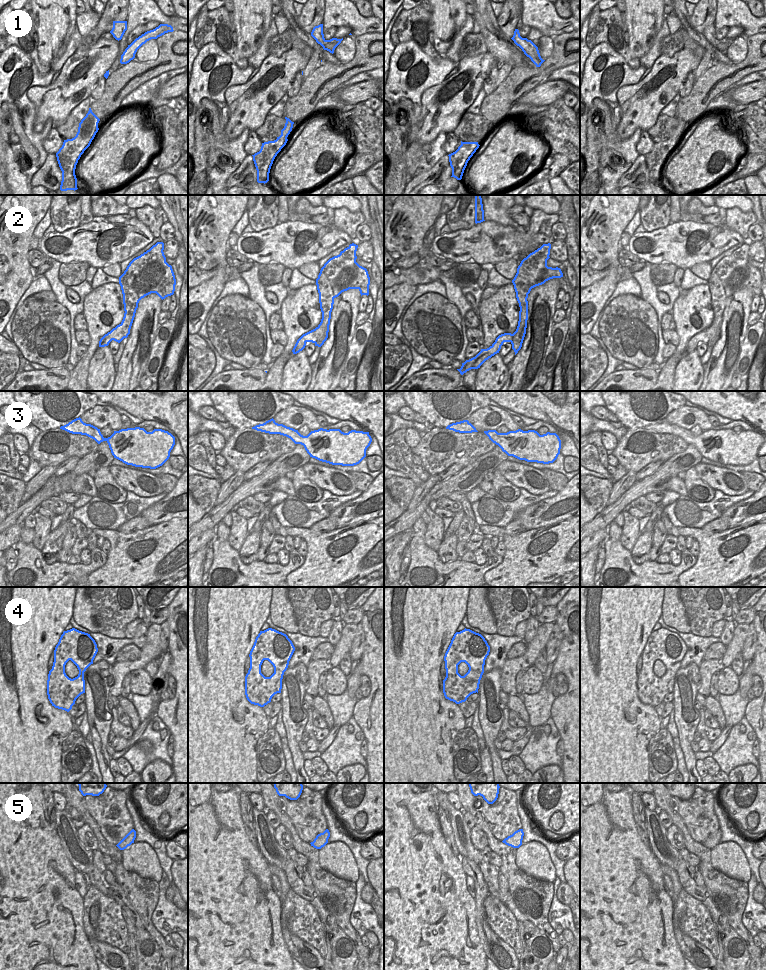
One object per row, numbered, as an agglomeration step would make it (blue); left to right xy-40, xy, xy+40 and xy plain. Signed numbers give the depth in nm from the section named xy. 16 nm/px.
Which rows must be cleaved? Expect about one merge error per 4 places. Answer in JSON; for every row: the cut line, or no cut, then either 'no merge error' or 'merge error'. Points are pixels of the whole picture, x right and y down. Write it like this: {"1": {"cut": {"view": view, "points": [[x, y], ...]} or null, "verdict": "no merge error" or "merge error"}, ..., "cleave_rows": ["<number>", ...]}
{"1": {"cut": {"view": "xy", "points": [[328, 40], [337, 45]]}, "verdict": "merge error"}, "2": {"cut": {"view": "xy", "points": [[330, 315], [324, 331], [315, 343]]}, "verdict": "merge error"}, "3": {"cut": null, "verdict": "no merge error"}, "4": {"cut": null, "verdict": "no merge error"}, "5": {"cut": null, "verdict": "no merge error"}, "cleave_rows": ["1", "2"]}

